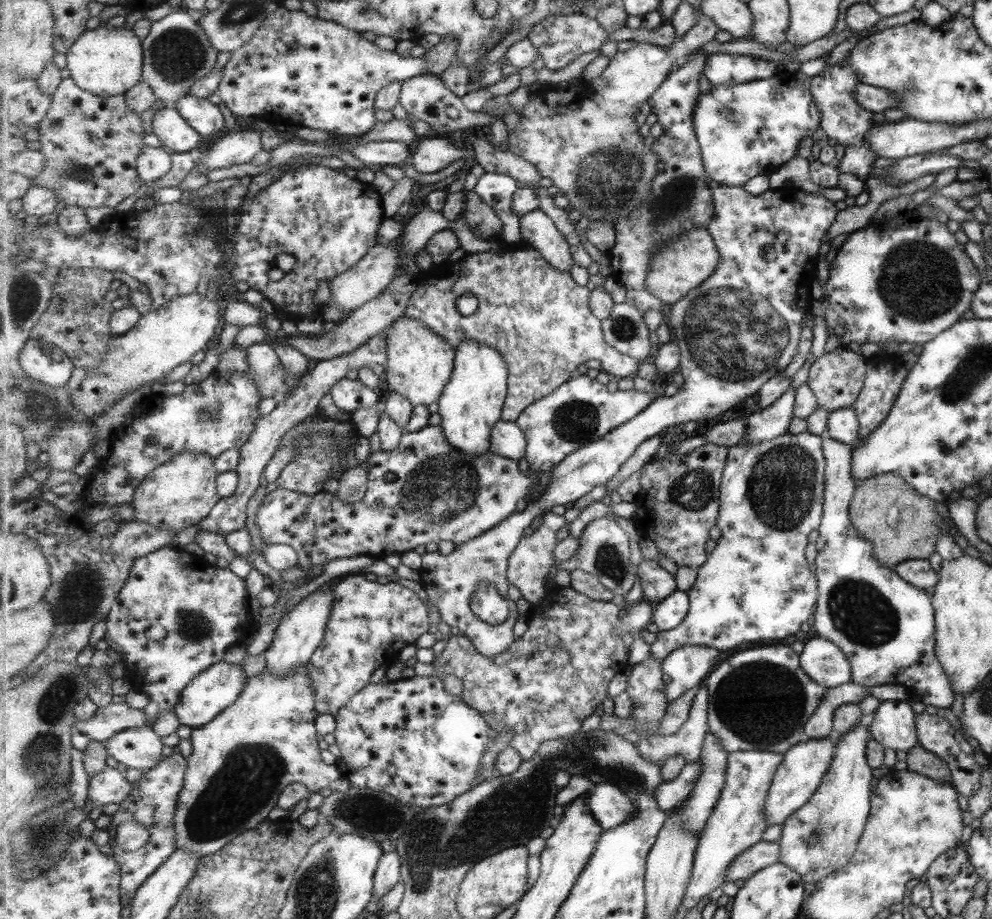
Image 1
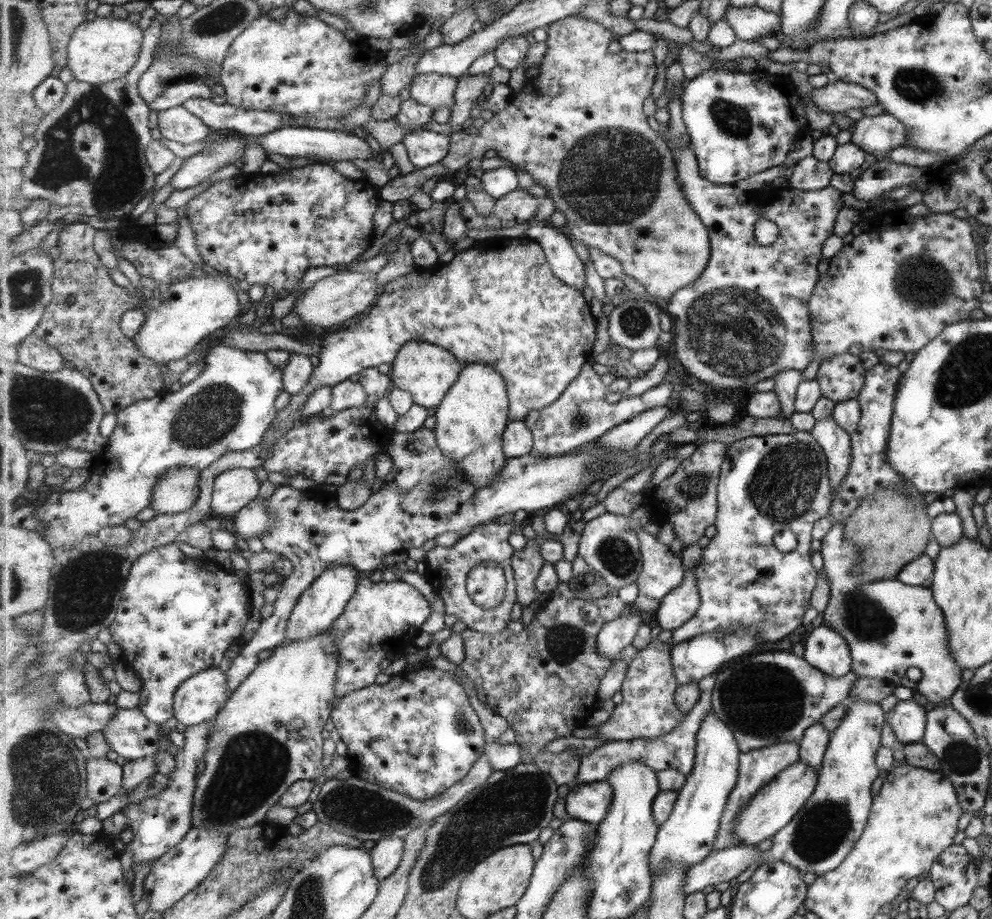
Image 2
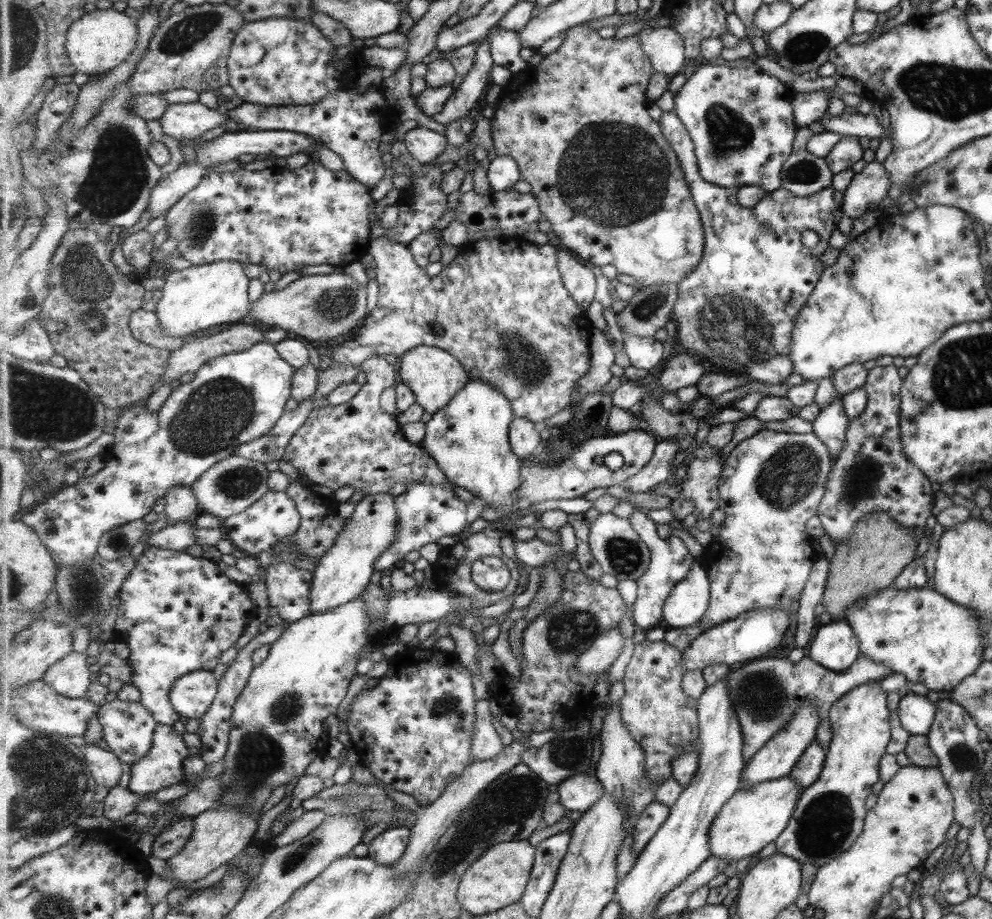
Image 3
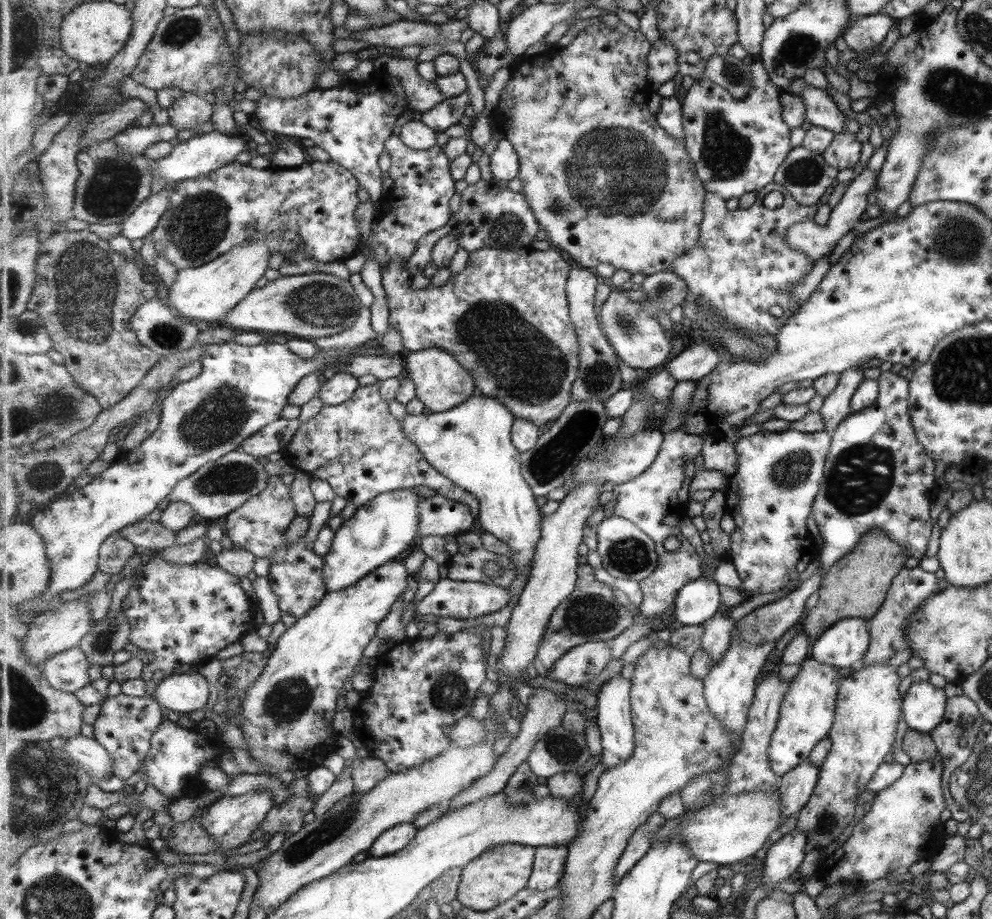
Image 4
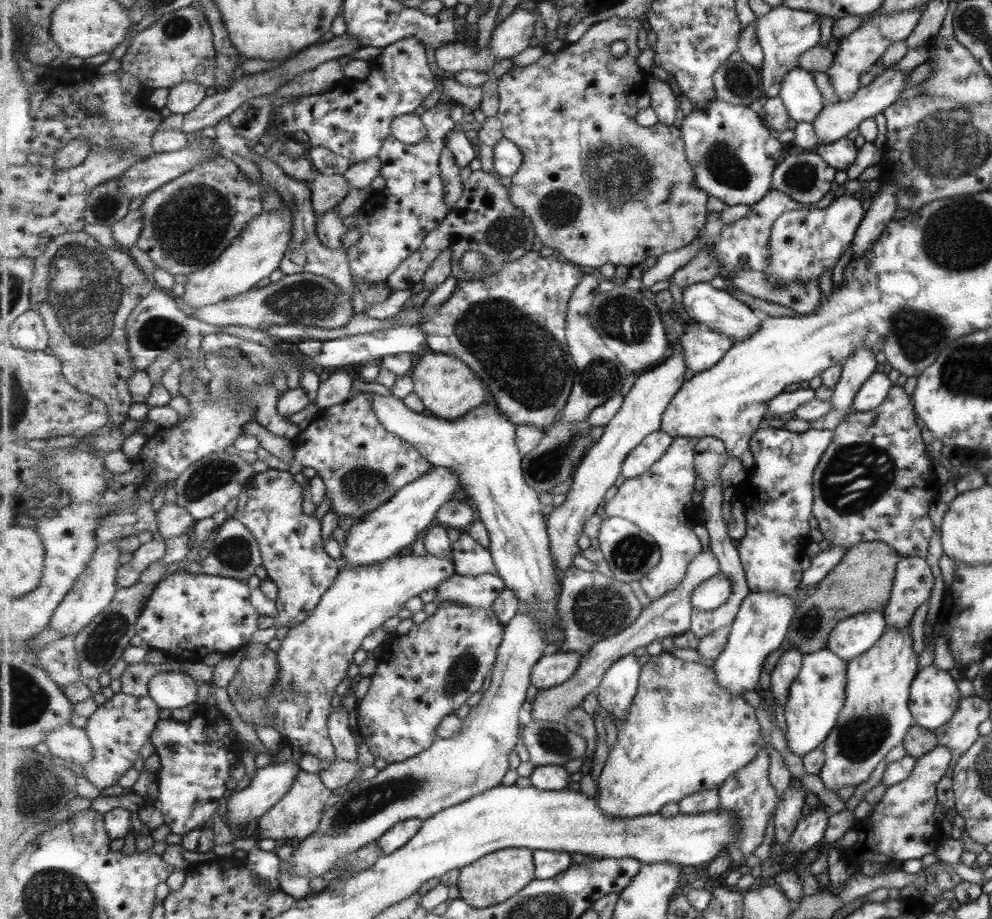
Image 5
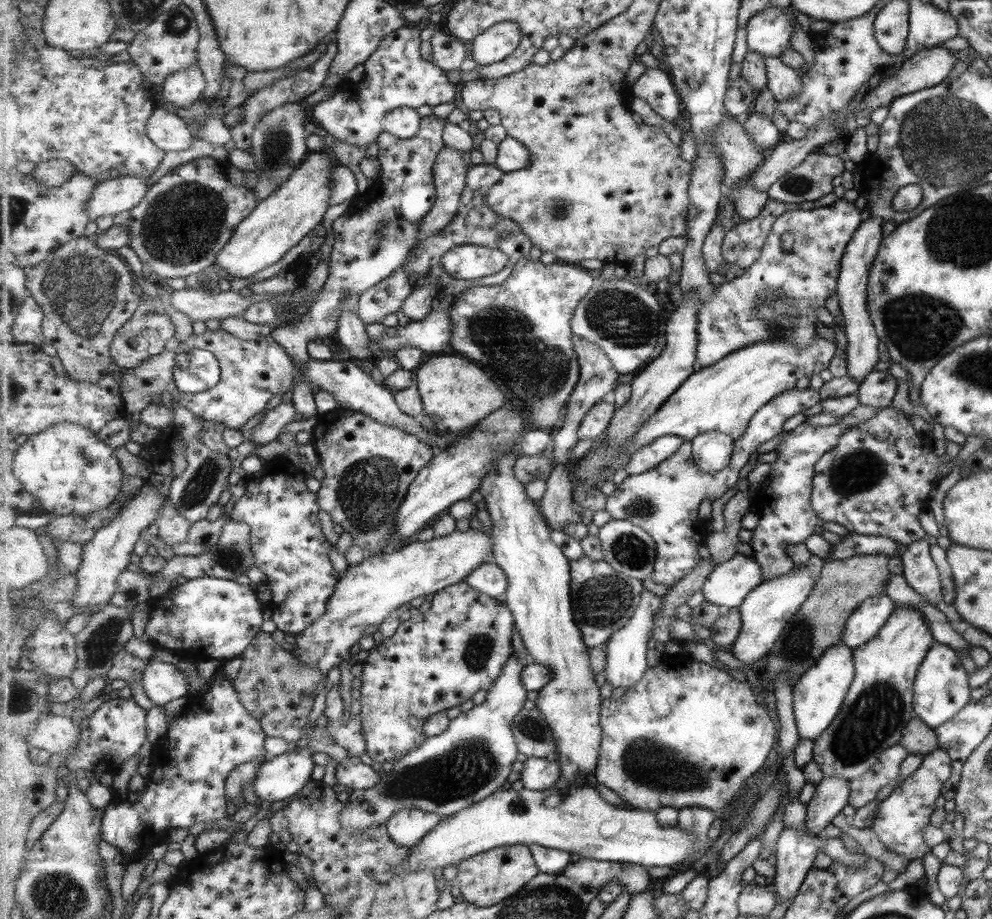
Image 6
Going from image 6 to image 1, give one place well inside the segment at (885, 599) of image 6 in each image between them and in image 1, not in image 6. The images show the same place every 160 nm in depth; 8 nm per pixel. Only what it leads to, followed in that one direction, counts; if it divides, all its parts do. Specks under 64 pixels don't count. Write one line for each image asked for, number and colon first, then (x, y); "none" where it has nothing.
1: (824, 663)
2: (826, 650)
3: (834, 646)
4: (843, 646)
5: (851, 637)

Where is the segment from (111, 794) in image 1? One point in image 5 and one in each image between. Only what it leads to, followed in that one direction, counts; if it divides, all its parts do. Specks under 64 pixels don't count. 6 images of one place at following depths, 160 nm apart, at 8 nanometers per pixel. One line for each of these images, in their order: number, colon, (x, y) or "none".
2: (105, 778)
3: (107, 768)
4: (88, 752)
5: (70, 743)

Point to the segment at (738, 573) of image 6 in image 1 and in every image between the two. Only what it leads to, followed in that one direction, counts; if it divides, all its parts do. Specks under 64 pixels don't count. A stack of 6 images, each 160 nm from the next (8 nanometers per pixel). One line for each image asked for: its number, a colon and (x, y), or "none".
1: (670, 613)
2: (679, 606)
3: (689, 601)
4: (698, 601)
5: (714, 592)

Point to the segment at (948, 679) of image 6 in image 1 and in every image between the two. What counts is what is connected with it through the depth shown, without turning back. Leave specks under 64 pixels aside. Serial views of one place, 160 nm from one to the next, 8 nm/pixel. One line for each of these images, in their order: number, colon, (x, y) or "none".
1: (893, 726)
2: (906, 720)
3: (915, 712)
4: (922, 706)
5: (933, 697)

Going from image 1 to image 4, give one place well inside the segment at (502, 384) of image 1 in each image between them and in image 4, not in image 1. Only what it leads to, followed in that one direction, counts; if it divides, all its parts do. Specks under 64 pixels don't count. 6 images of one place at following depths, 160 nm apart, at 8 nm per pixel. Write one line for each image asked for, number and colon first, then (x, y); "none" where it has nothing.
2: (472, 418)
3: (470, 438)
4: (471, 444)

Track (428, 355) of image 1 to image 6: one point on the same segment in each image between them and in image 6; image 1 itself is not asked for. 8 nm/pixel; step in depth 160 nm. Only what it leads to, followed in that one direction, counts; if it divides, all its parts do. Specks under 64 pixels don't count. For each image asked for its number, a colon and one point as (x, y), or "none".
2: (427, 371)
3: (436, 377)
4: (442, 382)
5: (448, 387)
6: (457, 394)

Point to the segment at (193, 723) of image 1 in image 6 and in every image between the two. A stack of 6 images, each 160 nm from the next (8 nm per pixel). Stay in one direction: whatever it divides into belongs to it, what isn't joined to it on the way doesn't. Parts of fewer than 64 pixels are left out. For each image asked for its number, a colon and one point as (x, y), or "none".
2: (198, 700)
3: (194, 694)
4: (182, 693)
5: (172, 689)
6: (164, 682)

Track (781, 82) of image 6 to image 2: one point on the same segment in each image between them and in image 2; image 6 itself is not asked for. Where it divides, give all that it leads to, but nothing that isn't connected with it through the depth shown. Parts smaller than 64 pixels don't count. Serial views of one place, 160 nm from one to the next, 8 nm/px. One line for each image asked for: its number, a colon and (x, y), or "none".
2: (878, 135)
3: (856, 125)
4: (820, 111)
5: (800, 94)

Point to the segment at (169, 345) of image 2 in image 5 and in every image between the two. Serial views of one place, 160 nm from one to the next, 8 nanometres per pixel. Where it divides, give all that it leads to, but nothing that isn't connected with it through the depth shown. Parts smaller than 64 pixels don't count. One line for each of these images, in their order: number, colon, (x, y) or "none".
3: (196, 298)
4: (210, 292)
5: (257, 252)

